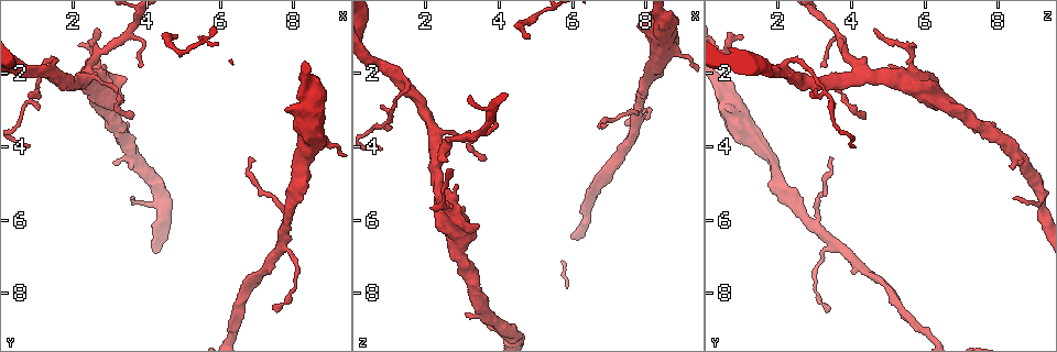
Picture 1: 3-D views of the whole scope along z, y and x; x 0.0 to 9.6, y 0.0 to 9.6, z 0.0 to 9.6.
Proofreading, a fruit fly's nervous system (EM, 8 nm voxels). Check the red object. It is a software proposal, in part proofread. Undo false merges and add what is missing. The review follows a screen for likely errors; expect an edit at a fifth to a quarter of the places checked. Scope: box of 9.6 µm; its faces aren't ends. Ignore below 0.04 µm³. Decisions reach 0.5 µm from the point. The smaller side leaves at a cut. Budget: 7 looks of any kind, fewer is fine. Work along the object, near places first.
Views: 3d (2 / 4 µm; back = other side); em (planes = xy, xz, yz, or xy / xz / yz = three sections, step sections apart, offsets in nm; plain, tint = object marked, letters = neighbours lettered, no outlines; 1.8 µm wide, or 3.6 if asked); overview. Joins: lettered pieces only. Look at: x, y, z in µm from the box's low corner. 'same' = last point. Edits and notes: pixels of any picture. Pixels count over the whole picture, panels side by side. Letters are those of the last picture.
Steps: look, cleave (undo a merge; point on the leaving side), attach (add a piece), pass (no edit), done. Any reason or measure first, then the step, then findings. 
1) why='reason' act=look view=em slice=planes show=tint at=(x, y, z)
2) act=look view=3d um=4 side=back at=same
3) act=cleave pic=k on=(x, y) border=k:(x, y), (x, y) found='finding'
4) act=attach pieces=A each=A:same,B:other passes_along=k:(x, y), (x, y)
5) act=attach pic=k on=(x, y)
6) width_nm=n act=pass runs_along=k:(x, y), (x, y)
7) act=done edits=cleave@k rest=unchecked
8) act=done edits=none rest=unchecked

why='a fork' act=look view=em slice=xz step=4 show=tint at=(2.35, 2.05, 4.20)

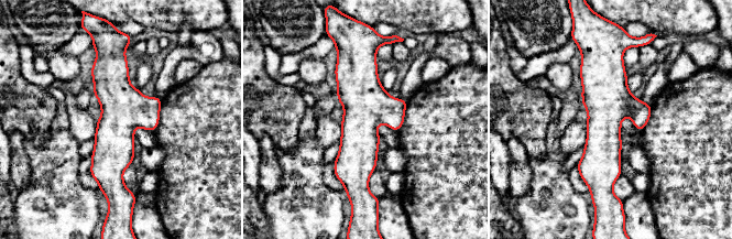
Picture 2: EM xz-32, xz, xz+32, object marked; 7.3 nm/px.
act=look view=em slice=xy step=4 show=letters at=same

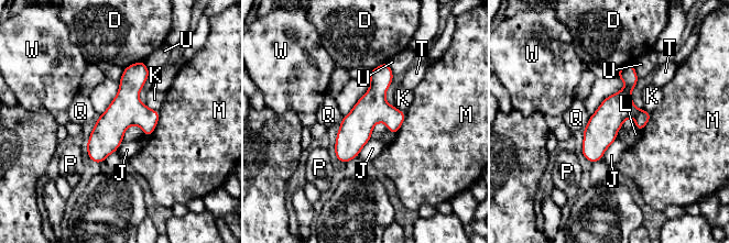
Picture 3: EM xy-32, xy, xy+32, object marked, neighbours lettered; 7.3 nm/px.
width_nm=240 act=pass each=D:other,J:other,K:other,L:other,M:other,P:other,Q:other,T:other,U:other,W:other border=3:(621, 128), (616, 139) found='continuous, no second neuron'

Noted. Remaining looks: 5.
why='an open end' act=look view=3d um=4 at=(0.75, 4.00, 4.05)

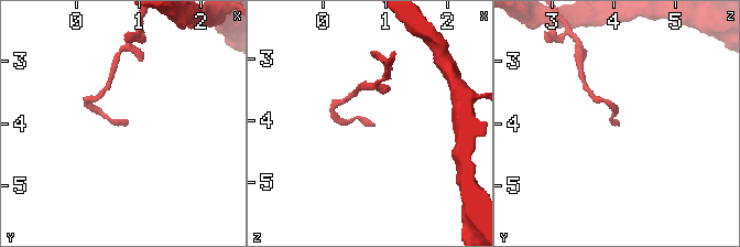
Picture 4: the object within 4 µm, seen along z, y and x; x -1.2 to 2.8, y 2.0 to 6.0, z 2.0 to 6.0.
act=look view=em slice=yz step=16 show=letters at=(0.80, 4.00, 4.15)

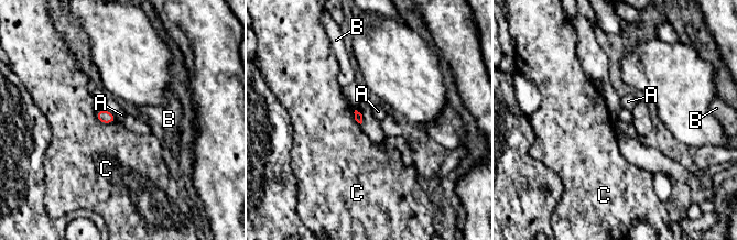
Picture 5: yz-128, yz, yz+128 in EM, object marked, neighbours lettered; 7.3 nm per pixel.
act=pass each=A:other,B:other,C:other found='no lettered piece goes on from it'

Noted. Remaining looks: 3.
why='thin end' act=look view=em slice=yz step=4 show=letters at=(0.75, 2.55, 2.95)

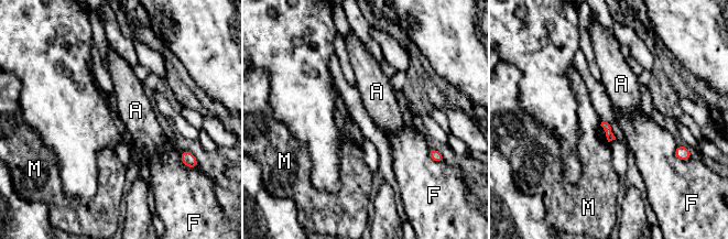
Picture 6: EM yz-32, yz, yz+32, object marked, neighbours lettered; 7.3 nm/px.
act=pass each=A:other,F:other,M:other border=6:(675, 145), (674, 155), (680, 160) found='no lettered piece goes on from it'

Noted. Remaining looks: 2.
act=done edits=none rest=unchecked

